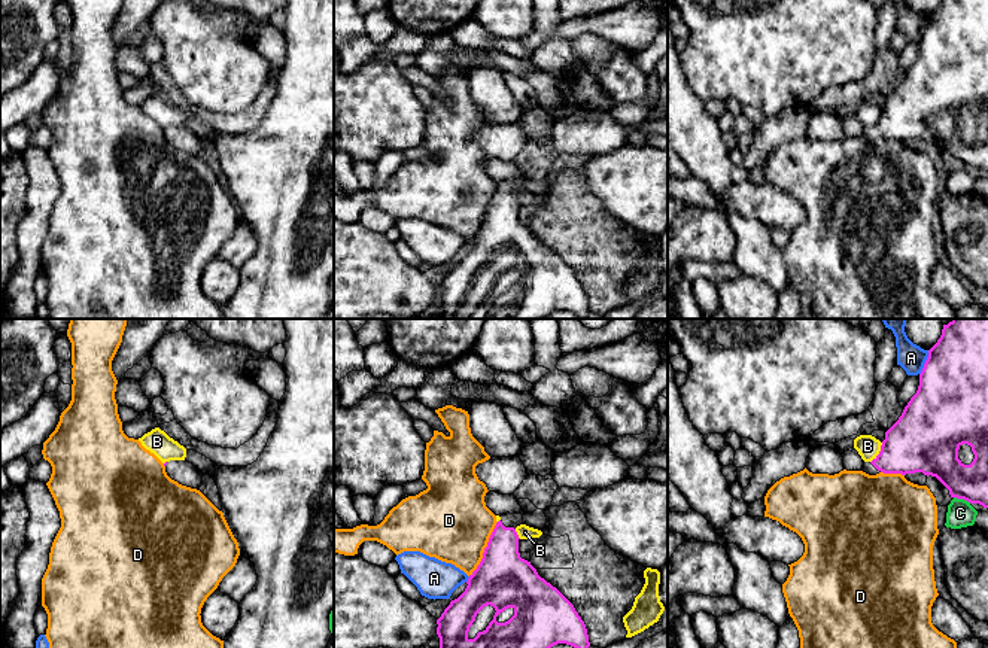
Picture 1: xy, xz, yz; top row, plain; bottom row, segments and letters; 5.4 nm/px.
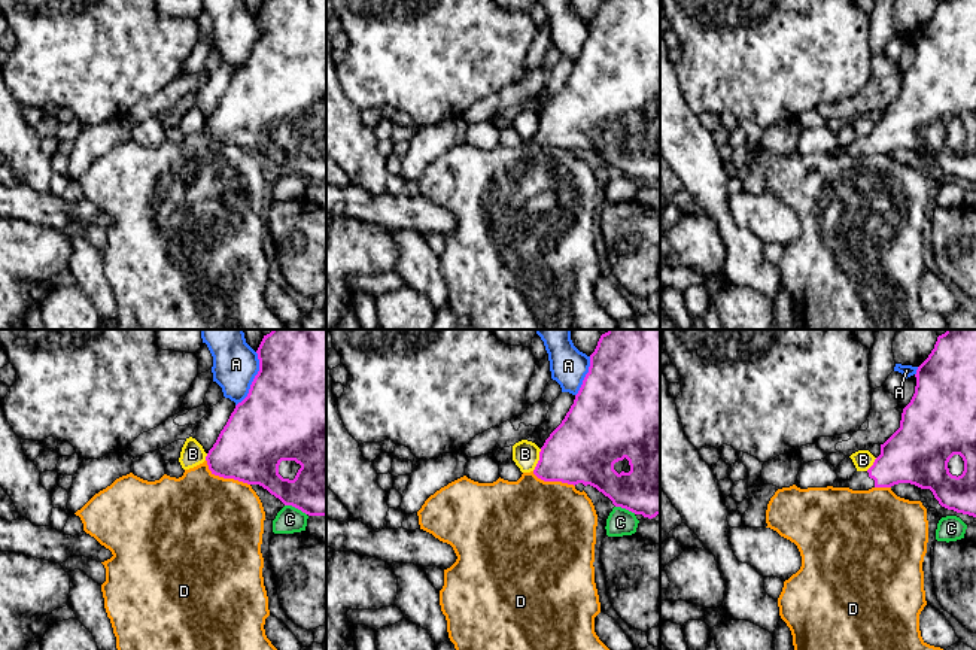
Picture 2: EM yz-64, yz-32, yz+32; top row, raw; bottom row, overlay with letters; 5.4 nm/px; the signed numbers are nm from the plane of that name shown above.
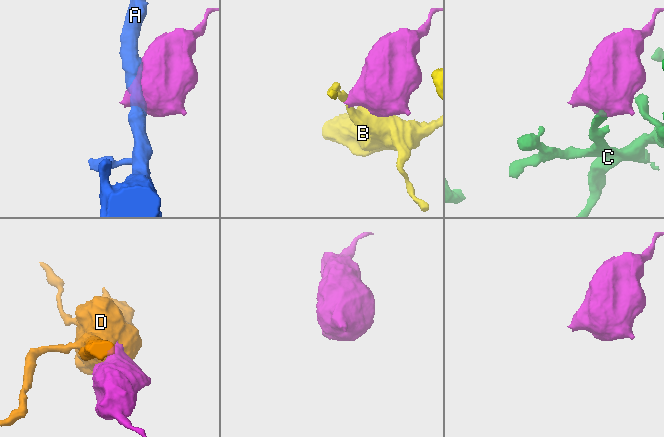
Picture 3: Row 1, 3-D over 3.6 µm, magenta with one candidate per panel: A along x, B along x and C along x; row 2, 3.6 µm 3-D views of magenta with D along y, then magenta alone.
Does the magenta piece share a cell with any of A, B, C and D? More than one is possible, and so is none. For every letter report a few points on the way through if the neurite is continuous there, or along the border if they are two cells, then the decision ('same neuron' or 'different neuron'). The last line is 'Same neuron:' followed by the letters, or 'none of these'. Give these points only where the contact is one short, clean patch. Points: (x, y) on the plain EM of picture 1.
A: different neuron
B: along yz (882, 109), (878, 121), (871, 128) | different neuron
C: along yz (954, 163), (970, 169) | different neuron
D: along xz (498, 188), (480, 230), (468, 242) | different neuron
Same neuron: none of these

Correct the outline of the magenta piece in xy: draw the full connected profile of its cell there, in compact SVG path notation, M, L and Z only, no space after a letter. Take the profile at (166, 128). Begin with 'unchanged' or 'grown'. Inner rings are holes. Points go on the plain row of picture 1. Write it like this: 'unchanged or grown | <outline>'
grown | M170 127L164 130L167 142L182 152L200 156L203 140L192 130L186 127Z

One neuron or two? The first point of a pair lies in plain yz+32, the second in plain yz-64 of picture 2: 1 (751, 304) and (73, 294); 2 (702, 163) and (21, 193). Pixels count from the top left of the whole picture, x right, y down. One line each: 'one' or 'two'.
1: one
2: two

